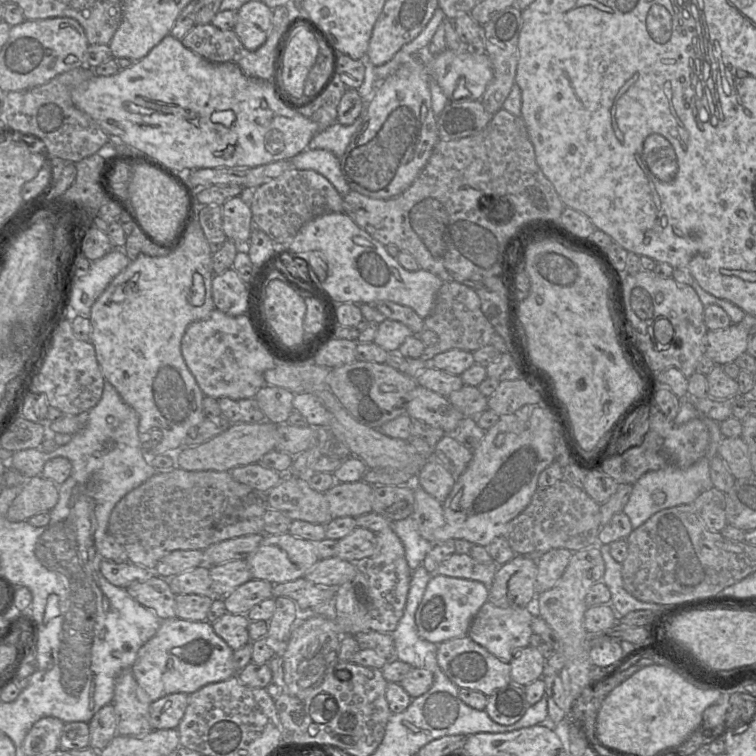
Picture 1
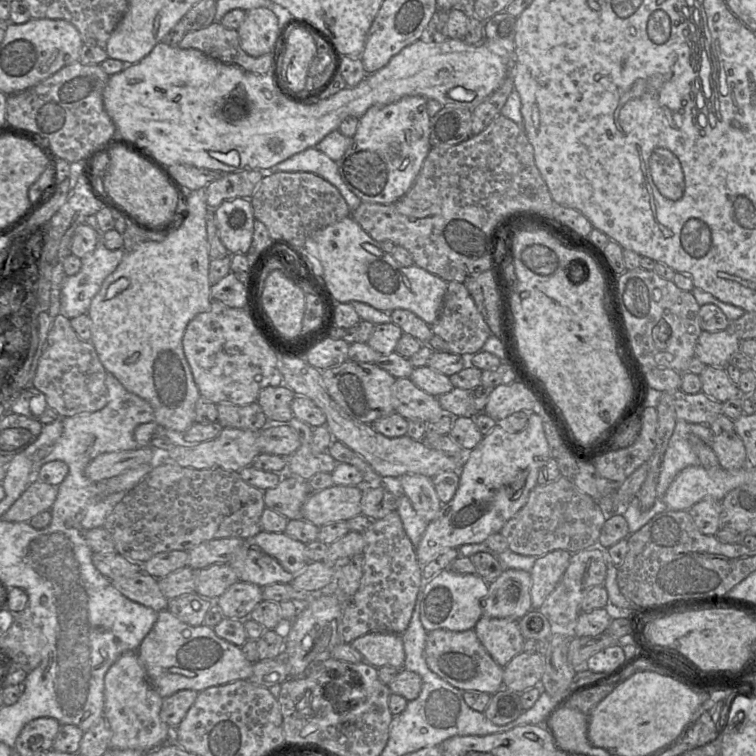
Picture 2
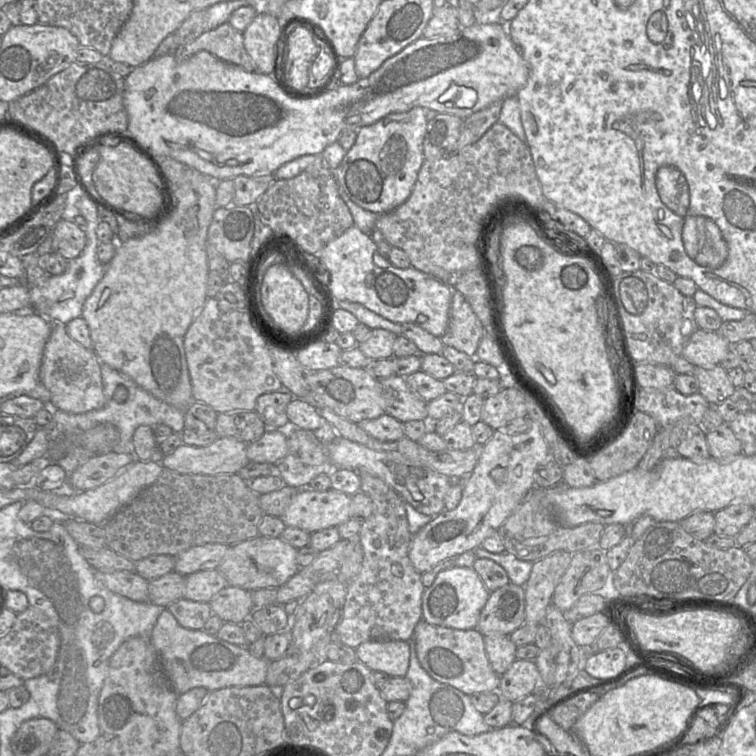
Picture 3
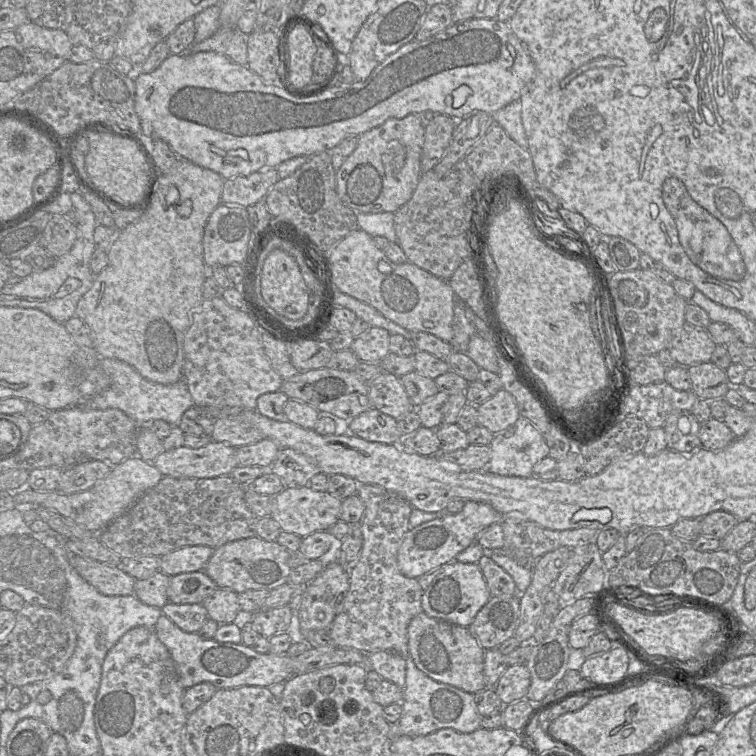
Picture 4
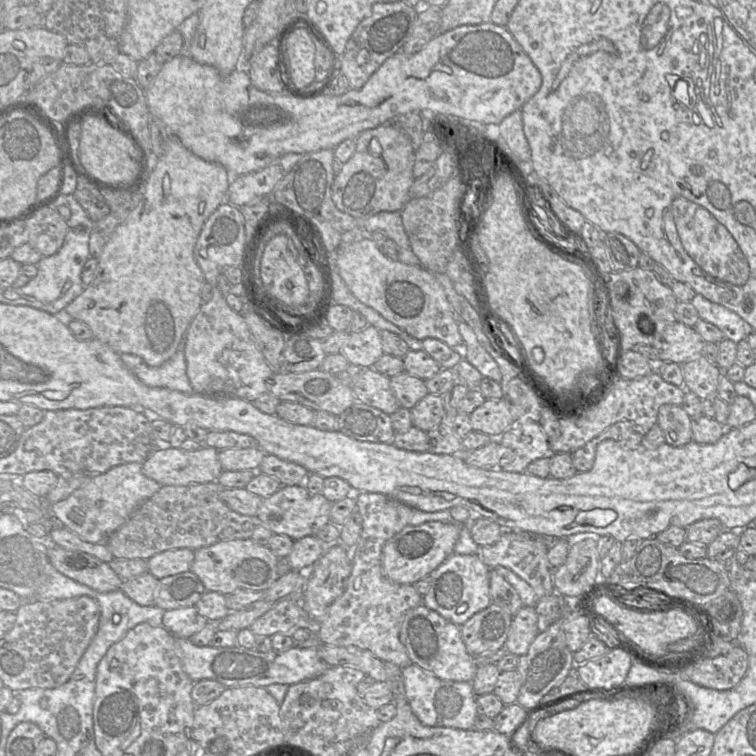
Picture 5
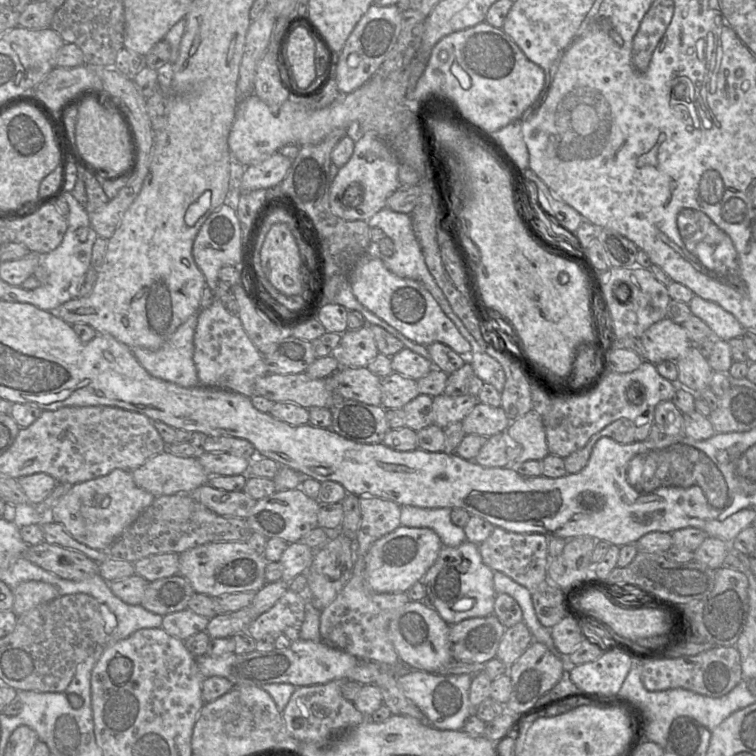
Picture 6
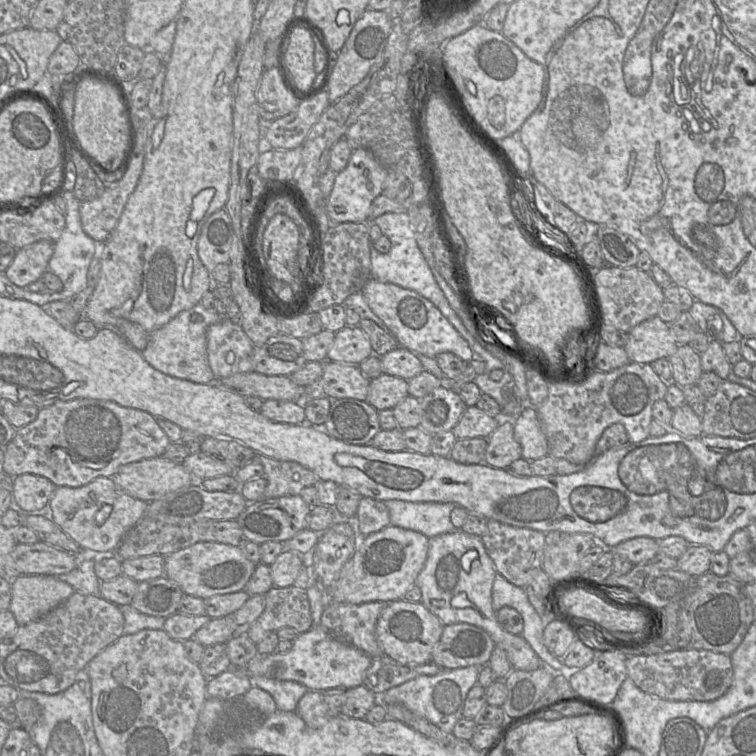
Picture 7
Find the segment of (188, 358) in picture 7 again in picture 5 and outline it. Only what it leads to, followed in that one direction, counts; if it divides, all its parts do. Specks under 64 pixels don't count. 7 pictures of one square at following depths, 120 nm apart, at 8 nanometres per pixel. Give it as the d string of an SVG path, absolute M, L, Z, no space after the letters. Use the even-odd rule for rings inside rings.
M184 337L175 354L157 367L147 365L137 355L129 353L118 354L125 366L145 385L153 388L176 390L188 395L194 393L186 373Z

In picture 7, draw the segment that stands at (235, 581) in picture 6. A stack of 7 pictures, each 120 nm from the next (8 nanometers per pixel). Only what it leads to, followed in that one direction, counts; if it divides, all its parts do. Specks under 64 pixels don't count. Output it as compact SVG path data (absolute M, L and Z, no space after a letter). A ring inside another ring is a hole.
M197 542L184 549L165 556L165 574L168 579L176 582L185 595L196 596L203 600L219 594L242 591L255 571L256 564L245 555L244 549L219 542Z

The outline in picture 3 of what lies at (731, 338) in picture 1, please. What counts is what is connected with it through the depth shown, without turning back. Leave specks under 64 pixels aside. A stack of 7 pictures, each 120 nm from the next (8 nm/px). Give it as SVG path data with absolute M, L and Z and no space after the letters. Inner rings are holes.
M698 328L685 344L682 356L696 367L717 366L731 347L718 331Z

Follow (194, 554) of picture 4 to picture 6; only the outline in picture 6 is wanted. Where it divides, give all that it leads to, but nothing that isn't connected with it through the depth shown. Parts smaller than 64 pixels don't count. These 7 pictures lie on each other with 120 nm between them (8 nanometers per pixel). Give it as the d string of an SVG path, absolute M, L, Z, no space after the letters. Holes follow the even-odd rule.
M170 552L149 555L133 563L136 575L148 582L179 574L179 554Z

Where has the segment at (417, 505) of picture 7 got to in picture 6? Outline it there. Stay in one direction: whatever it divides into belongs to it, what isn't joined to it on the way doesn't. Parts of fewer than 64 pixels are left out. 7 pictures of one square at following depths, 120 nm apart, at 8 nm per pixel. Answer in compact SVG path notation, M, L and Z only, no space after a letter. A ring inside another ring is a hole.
M401 506L400 522L405 527L430 528L439 536L443 546L457 547L467 539L464 529L452 522L451 510Z

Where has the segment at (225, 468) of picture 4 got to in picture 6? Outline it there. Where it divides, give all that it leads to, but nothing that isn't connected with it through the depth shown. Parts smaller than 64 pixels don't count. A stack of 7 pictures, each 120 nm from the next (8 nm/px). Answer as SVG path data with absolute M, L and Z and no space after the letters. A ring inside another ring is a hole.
M168 450L149 458L132 476L139 488L155 497L189 493L210 479L197 457L178 457Z

